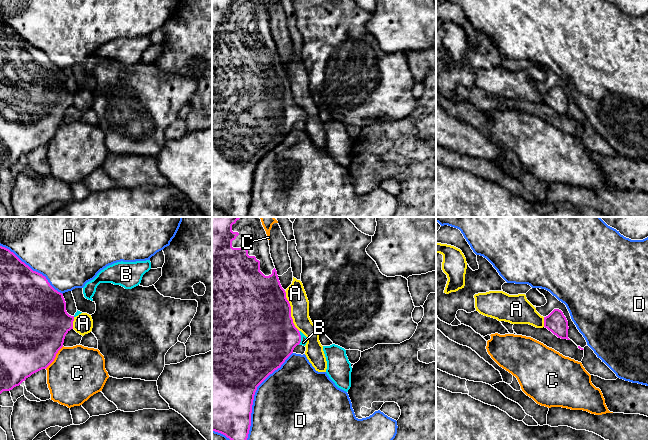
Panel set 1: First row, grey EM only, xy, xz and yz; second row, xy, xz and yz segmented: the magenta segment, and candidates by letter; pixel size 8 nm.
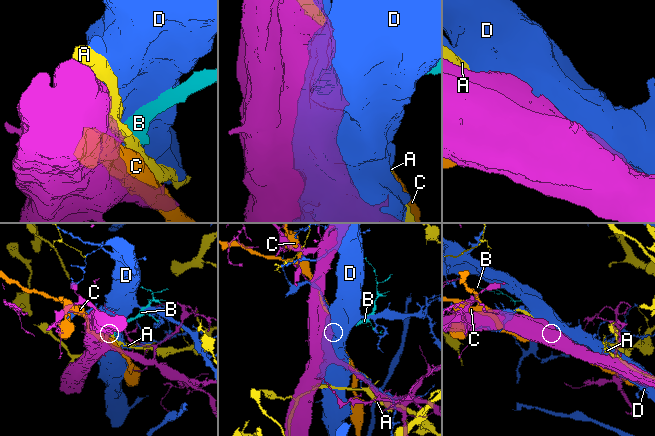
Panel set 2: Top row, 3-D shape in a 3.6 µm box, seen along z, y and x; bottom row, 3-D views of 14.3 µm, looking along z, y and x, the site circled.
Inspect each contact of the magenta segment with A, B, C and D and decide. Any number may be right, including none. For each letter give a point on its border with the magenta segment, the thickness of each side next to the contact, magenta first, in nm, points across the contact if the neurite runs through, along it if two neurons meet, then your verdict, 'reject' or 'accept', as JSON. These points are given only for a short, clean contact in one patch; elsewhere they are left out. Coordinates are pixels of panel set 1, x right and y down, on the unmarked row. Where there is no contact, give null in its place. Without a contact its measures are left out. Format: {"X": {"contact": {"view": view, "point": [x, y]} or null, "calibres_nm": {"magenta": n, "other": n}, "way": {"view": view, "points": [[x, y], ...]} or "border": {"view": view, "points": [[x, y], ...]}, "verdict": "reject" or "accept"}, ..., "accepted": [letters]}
{"A": {"contact": {"view": "xz", "point": [290, 87]}, "calibres_nm": {"magenta": 500, "other": 160}, "verdict": "reject"}, "B": {"contact": {"view": "xz", "point": [300, 114]}, "calibres_nm": {"magenta": 440, "other": 50}, "way": {"view": "xz", "points": [[269, 112], [300, 114], [303, 118]]}, "verdict": "accept"}, "C": {"contact": {"view": "xy", "point": [55, 132]}, "calibres_nm": {"magenta": 500, "other": 440}, "verdict": "reject"}, "D": {"contact": {"view": "xz", "point": [254, 170]}, "calibres_nm": {"magenta": 500, "other": 480}, "verdict": "reject"}, "accepted": ["B"]}

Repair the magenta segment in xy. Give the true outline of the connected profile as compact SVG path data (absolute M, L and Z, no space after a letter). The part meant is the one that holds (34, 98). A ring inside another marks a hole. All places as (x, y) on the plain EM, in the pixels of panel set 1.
M0 22L0 170L46 145L63 123L66 110L73 105L73 97L74 92L66 87L63 70L55 66L45 52L33 47L13 28Z

